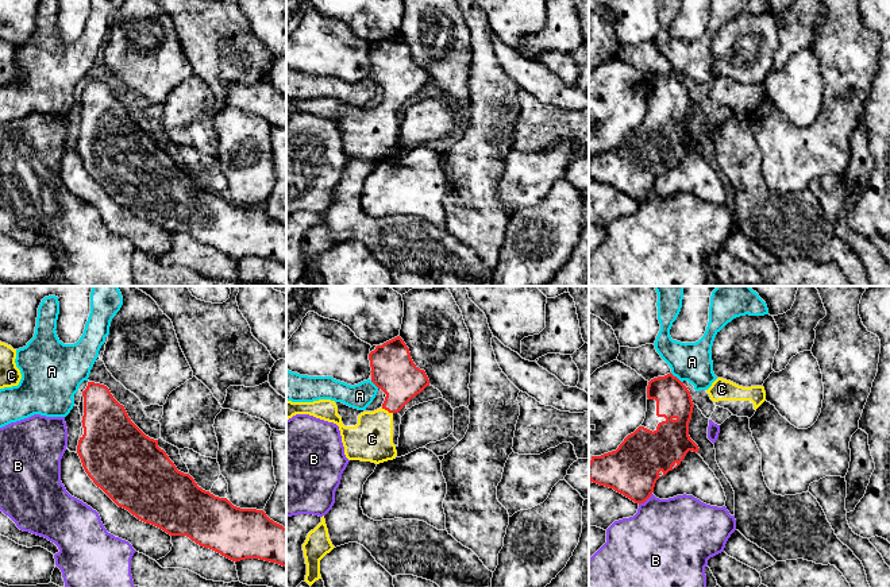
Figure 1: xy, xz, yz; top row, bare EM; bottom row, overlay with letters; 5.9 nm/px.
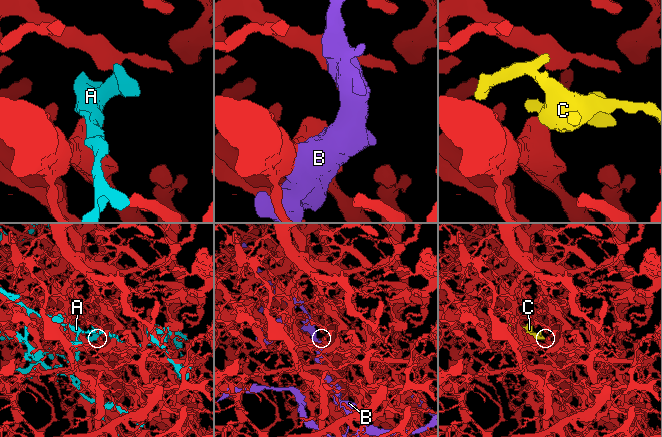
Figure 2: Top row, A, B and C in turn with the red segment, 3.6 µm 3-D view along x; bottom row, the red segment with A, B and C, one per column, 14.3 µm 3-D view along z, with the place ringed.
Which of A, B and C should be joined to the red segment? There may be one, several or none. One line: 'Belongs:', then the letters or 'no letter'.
Belongs: C

